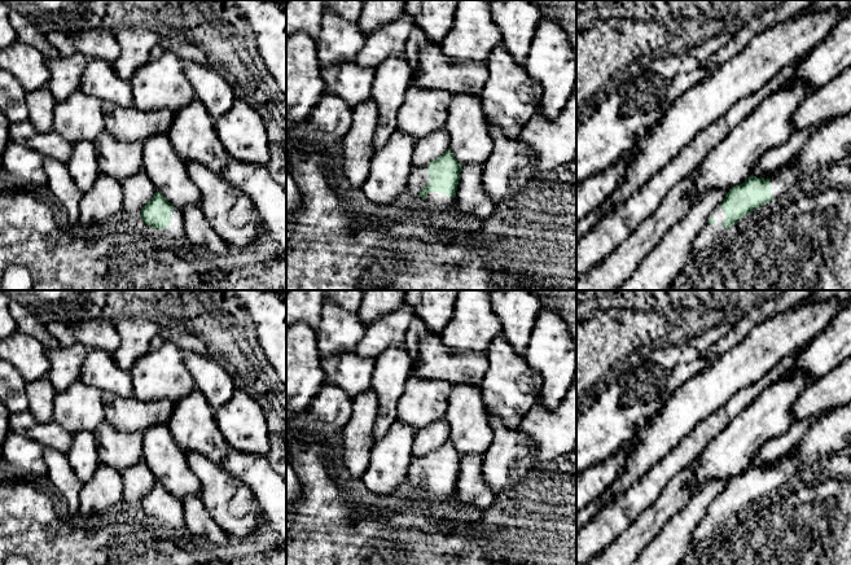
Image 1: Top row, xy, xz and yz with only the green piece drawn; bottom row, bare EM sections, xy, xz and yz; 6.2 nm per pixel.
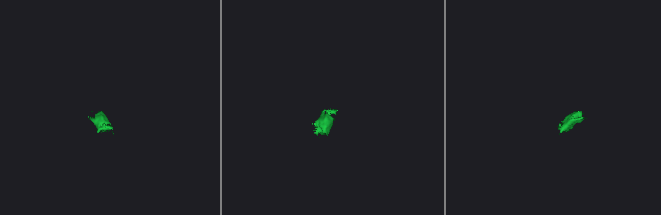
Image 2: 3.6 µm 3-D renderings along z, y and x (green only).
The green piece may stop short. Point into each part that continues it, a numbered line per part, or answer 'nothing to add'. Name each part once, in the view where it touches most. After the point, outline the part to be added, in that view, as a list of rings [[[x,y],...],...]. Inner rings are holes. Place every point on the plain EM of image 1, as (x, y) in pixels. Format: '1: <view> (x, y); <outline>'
1: xy (175, 520); [[[175,498],[171,502],[171,514],[161,522],[176,530],[181,530],[185,527],[184,508],[183,502],[180,499]]]
2: xz (434, 490); [[[429,482],[424,490],[426,491],[427,498],[439,502],[440,499],[449,496],[455,489],[452,486],[442,485],[439,482]]]

